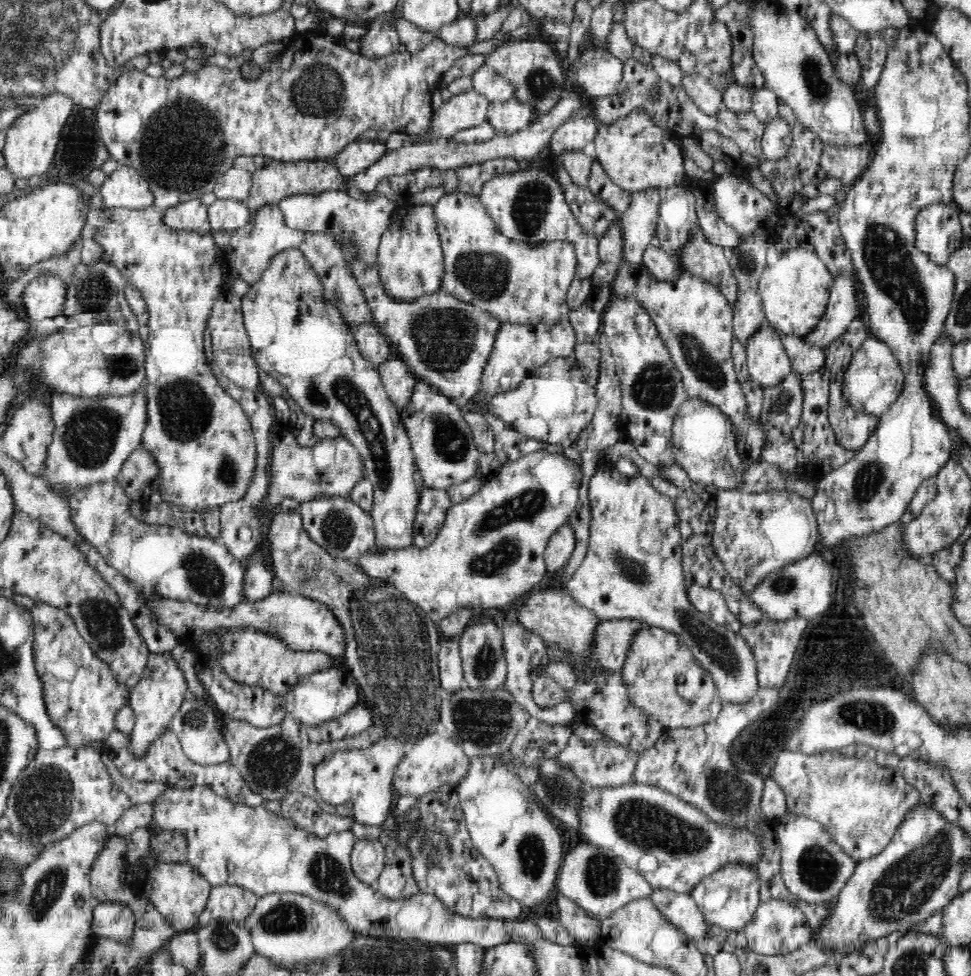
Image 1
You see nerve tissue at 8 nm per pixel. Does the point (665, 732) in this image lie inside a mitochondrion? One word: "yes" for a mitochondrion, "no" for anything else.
no

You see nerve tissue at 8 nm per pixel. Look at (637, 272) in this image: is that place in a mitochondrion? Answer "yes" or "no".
no

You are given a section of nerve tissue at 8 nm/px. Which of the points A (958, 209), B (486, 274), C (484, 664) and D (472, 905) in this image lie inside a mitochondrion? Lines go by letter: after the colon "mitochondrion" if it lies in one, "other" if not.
A: other
B: mitochondrion
C: mitochondrion
D: other

